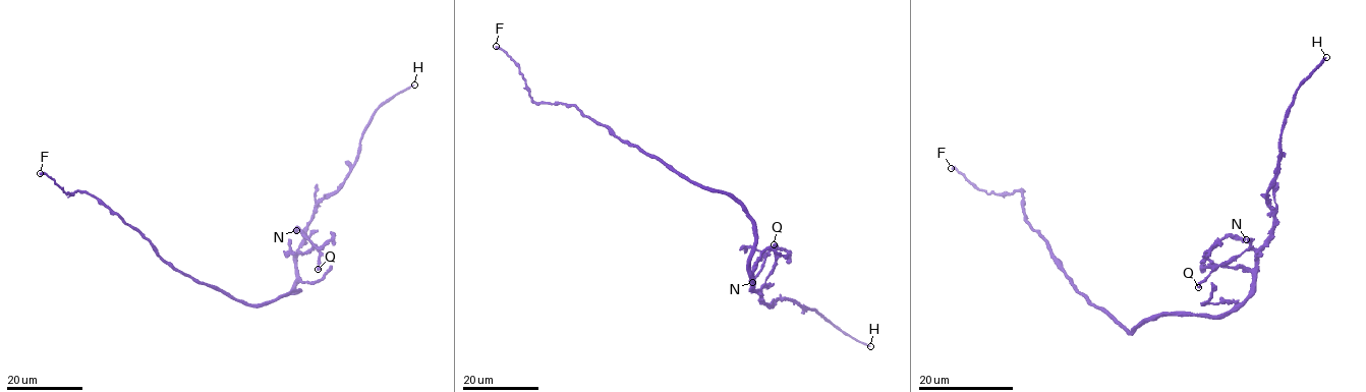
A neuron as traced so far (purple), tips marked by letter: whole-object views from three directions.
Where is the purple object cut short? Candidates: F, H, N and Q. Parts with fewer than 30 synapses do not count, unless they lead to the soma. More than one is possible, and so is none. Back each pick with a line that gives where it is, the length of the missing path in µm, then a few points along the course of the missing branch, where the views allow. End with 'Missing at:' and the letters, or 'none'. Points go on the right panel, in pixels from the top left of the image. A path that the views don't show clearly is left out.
H: Place: (1326, 57). Missing length about 110 µm. Course of what is missing: (1326, 57), (1331, 32), (1313, 45), (1290, 87), (1285, 146), (1237, 199), (1198, 228), (1181, 227), (1173, 242)
Missing at: H

